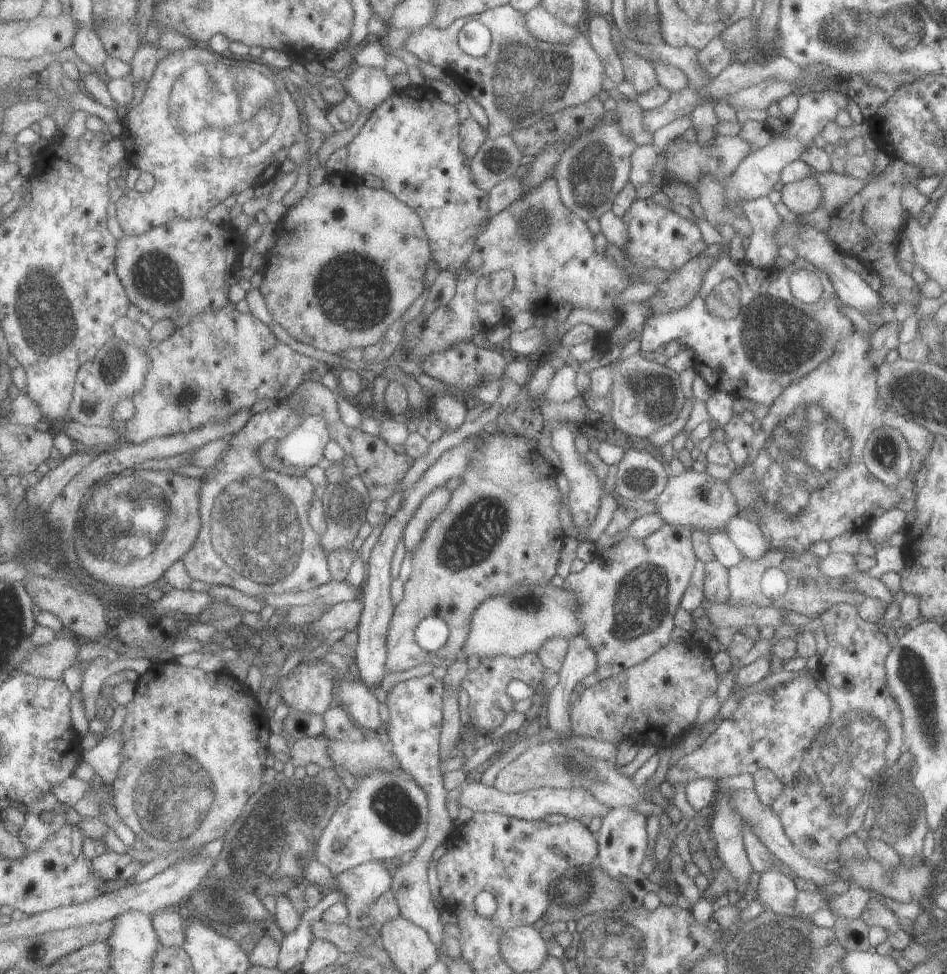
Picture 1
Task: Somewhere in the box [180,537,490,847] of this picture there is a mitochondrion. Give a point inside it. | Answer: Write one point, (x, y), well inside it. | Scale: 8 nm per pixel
(394, 809)

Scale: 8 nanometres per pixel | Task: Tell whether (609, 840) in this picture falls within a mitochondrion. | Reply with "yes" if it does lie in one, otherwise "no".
no

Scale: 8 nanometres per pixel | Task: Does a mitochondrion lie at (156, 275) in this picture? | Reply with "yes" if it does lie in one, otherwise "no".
yes

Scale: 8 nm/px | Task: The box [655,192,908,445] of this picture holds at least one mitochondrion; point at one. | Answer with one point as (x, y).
(776, 336)

